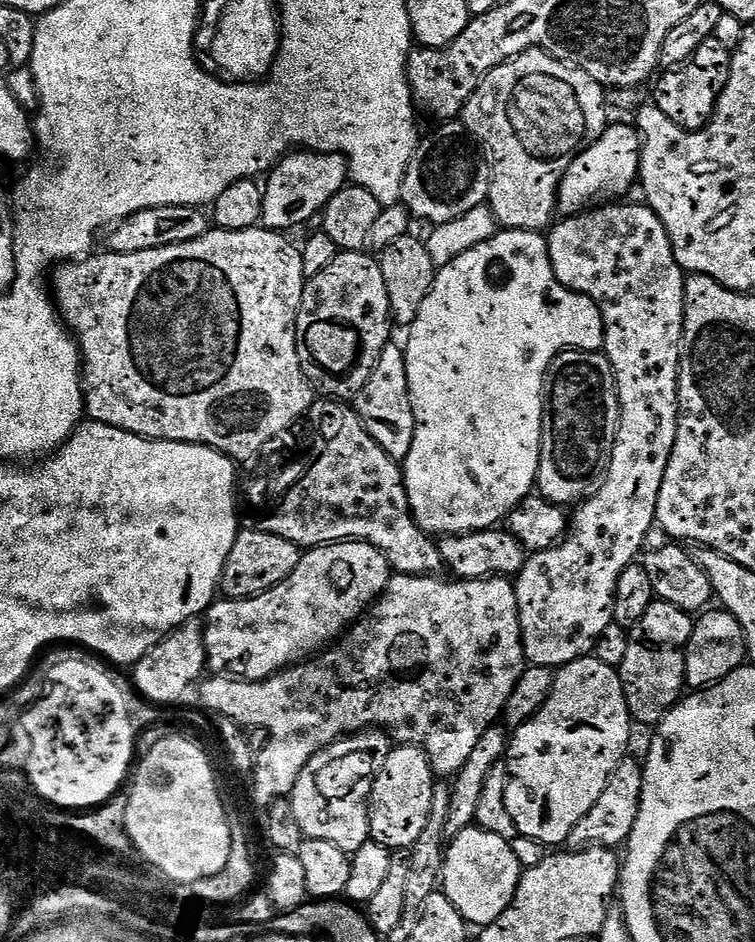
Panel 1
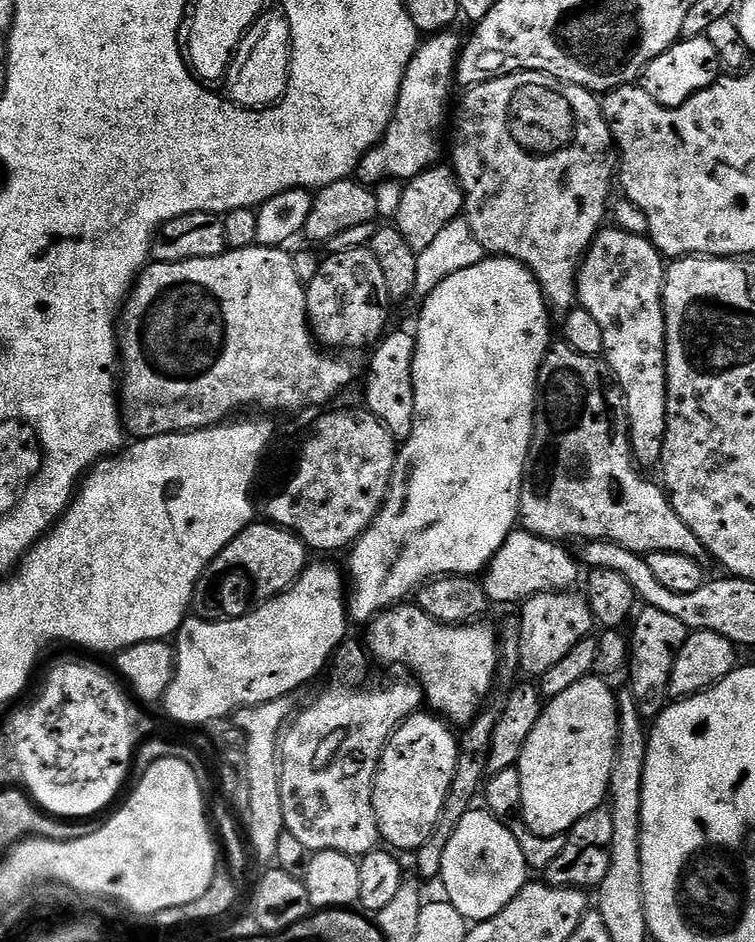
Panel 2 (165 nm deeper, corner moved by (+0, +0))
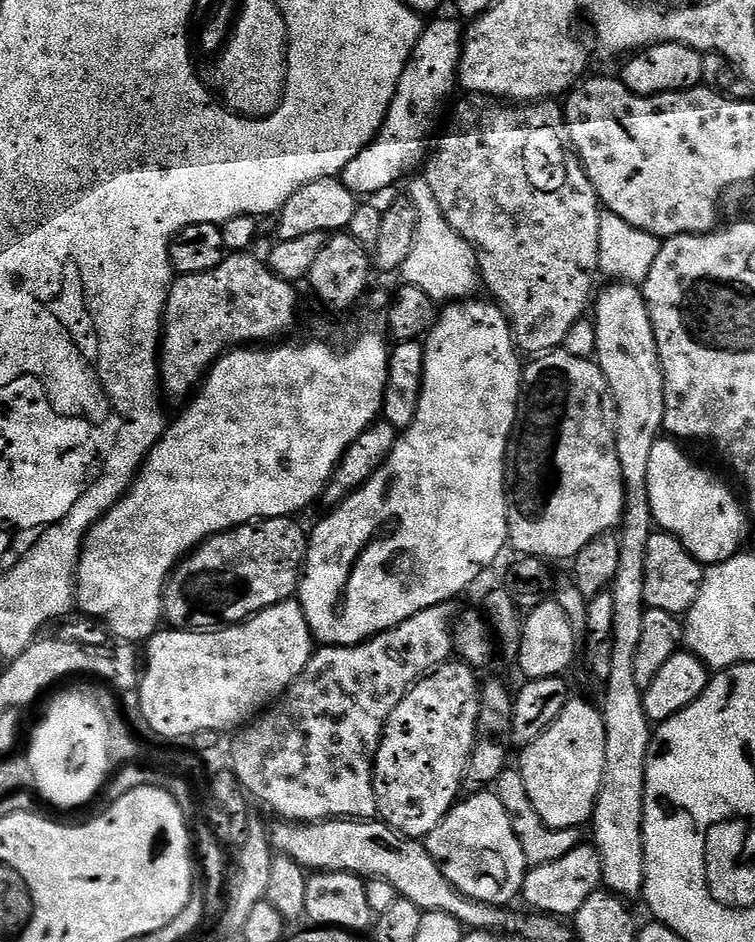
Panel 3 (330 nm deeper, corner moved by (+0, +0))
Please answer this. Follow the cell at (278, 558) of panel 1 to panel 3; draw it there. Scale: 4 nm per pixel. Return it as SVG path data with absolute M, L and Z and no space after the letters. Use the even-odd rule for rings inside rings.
M291 516L256 520L253 524L243 524L205 540L173 568L172 575L164 585L164 620L172 623L169 625L176 630L219 630L230 624L242 624L270 606L293 599L300 587L304 559L308 557L309 533L306 528L304 532L298 521ZM235 588L237 596L232 604L232 596L228 592Z

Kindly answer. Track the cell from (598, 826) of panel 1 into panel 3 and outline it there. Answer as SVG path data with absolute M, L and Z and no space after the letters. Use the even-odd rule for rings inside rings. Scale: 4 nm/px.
M581 842L574 850L570 850L570 854L566 854L566 858L558 858L558 862L529 867L524 873L522 900L537 913L572 918L578 910L582 910L582 902L586 902L590 894L601 891L603 883L602 858L595 843Z

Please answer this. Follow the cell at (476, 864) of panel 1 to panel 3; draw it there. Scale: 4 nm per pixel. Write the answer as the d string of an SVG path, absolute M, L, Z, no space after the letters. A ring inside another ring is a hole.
M495 791L468 794L453 804L441 824L434 826L427 836L426 843L442 874L462 895L497 906L511 905L511 900L521 895L524 873L530 865L522 854L522 846L518 846L518 838L514 838L510 818Z

